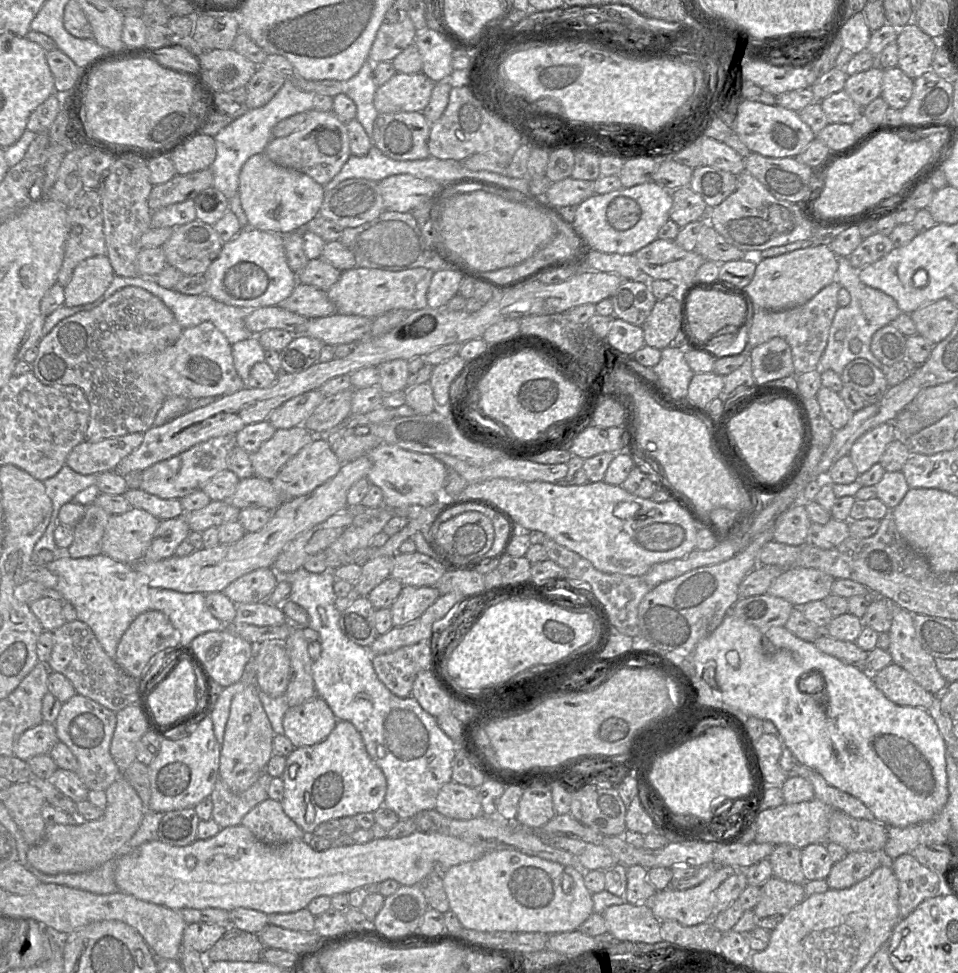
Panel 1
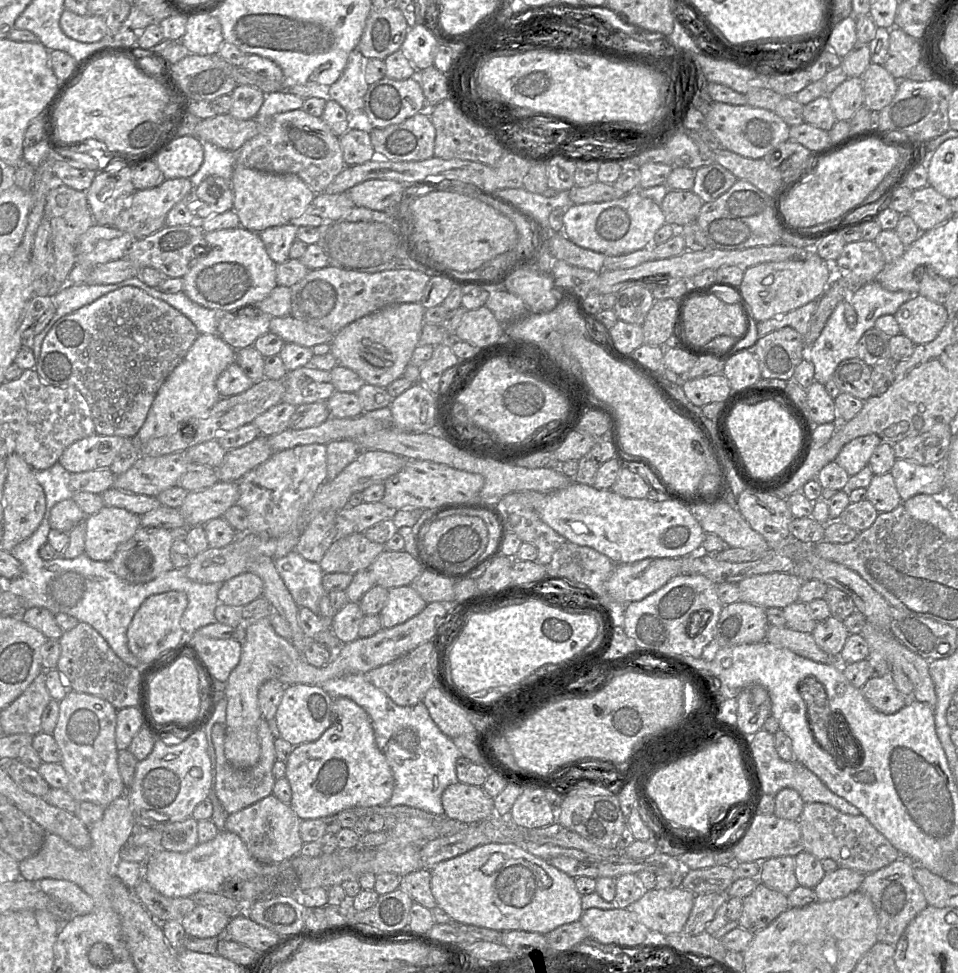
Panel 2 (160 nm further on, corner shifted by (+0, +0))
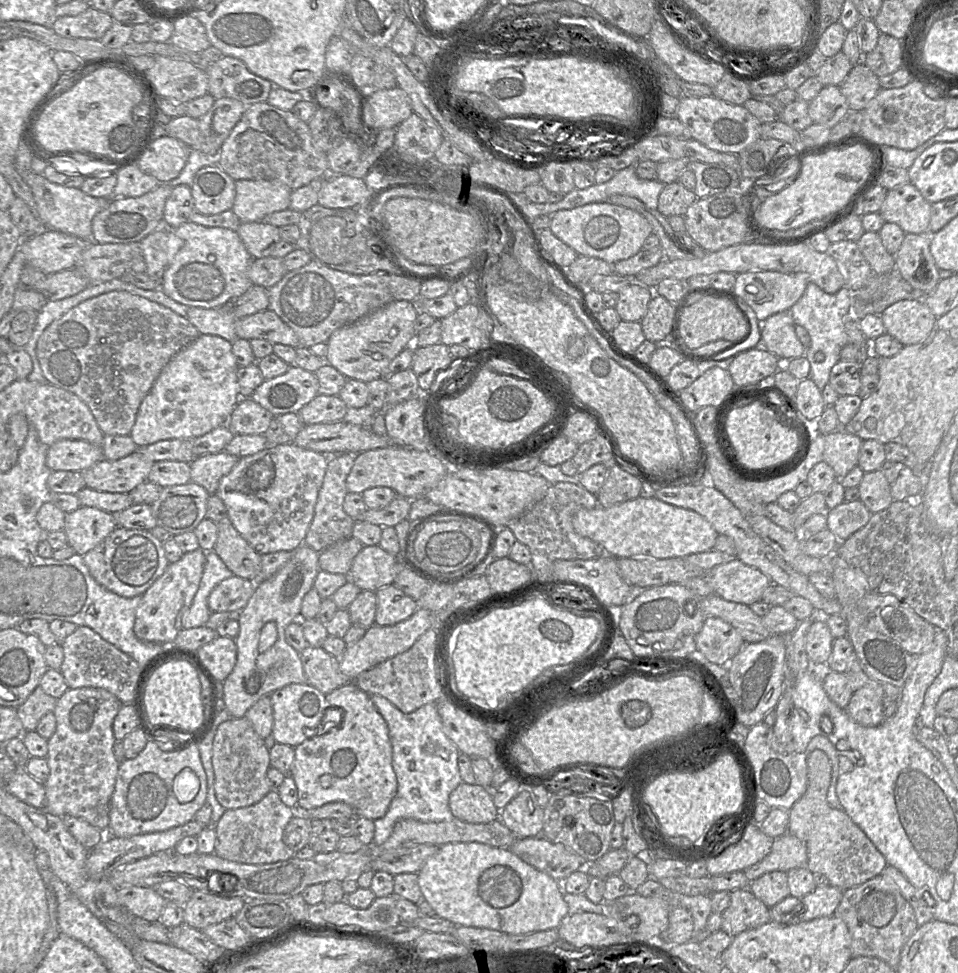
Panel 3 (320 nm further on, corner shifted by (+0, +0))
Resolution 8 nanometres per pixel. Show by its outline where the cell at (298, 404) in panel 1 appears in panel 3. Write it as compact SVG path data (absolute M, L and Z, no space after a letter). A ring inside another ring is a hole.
M240 398L227 426L234 435L262 435L269 428L274 415L251 398Z

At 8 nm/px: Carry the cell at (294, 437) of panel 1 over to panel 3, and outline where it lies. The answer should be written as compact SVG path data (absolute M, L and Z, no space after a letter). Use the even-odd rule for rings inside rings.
M221 451L196 457L189 465L191 482L202 486L210 495L217 492L220 480L237 464L239 457Z

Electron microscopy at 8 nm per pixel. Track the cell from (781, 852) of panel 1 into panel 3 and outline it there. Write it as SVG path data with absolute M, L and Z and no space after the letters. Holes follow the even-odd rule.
M768 872L749 883L749 890L767 907L772 908L790 895L787 872Z

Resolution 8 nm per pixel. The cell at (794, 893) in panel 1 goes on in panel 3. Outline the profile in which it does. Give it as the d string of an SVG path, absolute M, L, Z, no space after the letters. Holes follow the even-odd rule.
M749 888L730 892L730 905L721 914L721 930L732 937L771 921L771 910Z

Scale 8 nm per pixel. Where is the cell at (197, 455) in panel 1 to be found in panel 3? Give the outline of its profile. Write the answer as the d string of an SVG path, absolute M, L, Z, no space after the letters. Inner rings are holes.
M136 450L115 461L102 459L82 473L87 488L128 494L141 483L148 481L153 463Z

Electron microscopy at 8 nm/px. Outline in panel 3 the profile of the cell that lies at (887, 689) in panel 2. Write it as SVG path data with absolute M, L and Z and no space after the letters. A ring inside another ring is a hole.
M868 687L854 691L844 709L848 716L864 727L875 727L884 720L883 696Z

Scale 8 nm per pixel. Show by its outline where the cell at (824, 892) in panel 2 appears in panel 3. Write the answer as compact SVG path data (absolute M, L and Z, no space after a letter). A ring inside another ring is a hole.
M831 885L817 886L812 892L801 898L800 922L834 915L842 896L843 890L840 888Z

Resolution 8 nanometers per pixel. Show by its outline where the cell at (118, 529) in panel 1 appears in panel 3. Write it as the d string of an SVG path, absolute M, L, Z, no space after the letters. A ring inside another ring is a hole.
M81 506L66 513L64 533L68 545L75 553L83 556L100 544L117 528L113 515L94 507Z

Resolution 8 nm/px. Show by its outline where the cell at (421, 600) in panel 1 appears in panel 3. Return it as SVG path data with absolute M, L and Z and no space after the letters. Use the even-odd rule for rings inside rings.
M388 585L376 591L375 625L391 626L411 617L418 604L396 586Z

